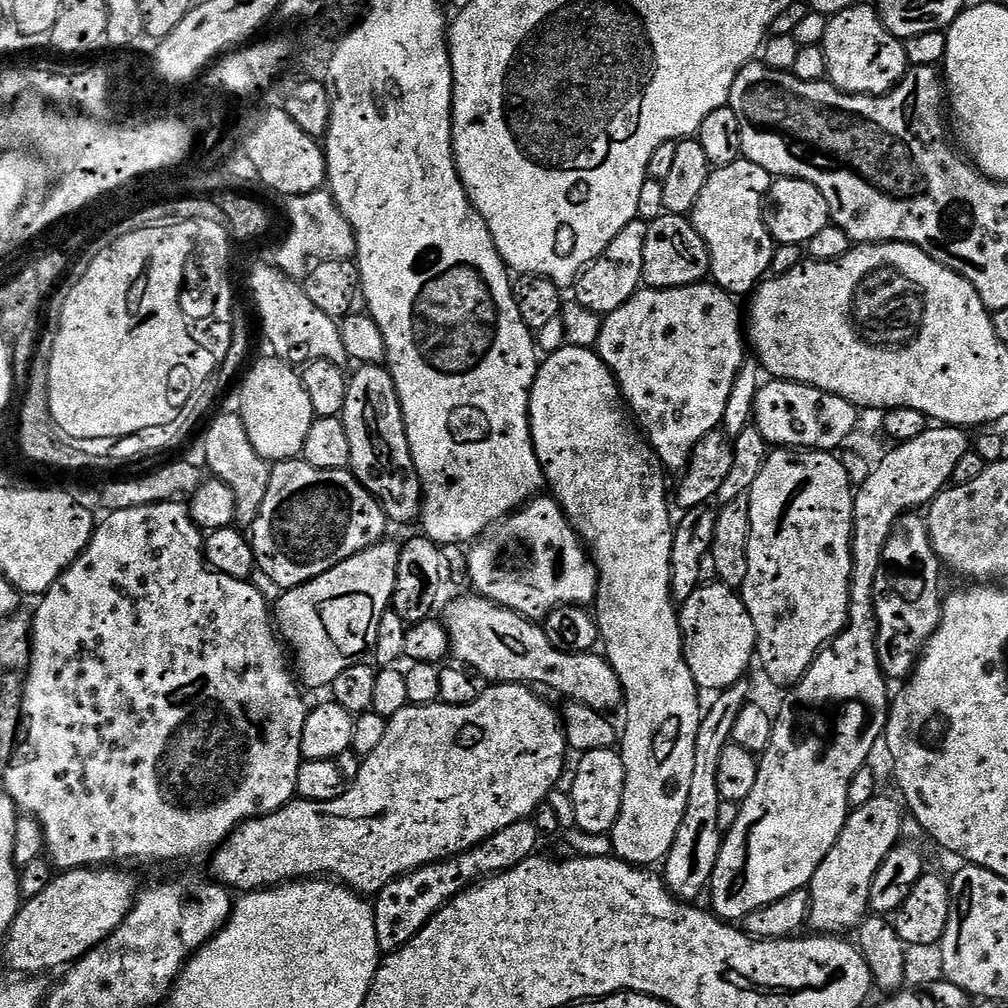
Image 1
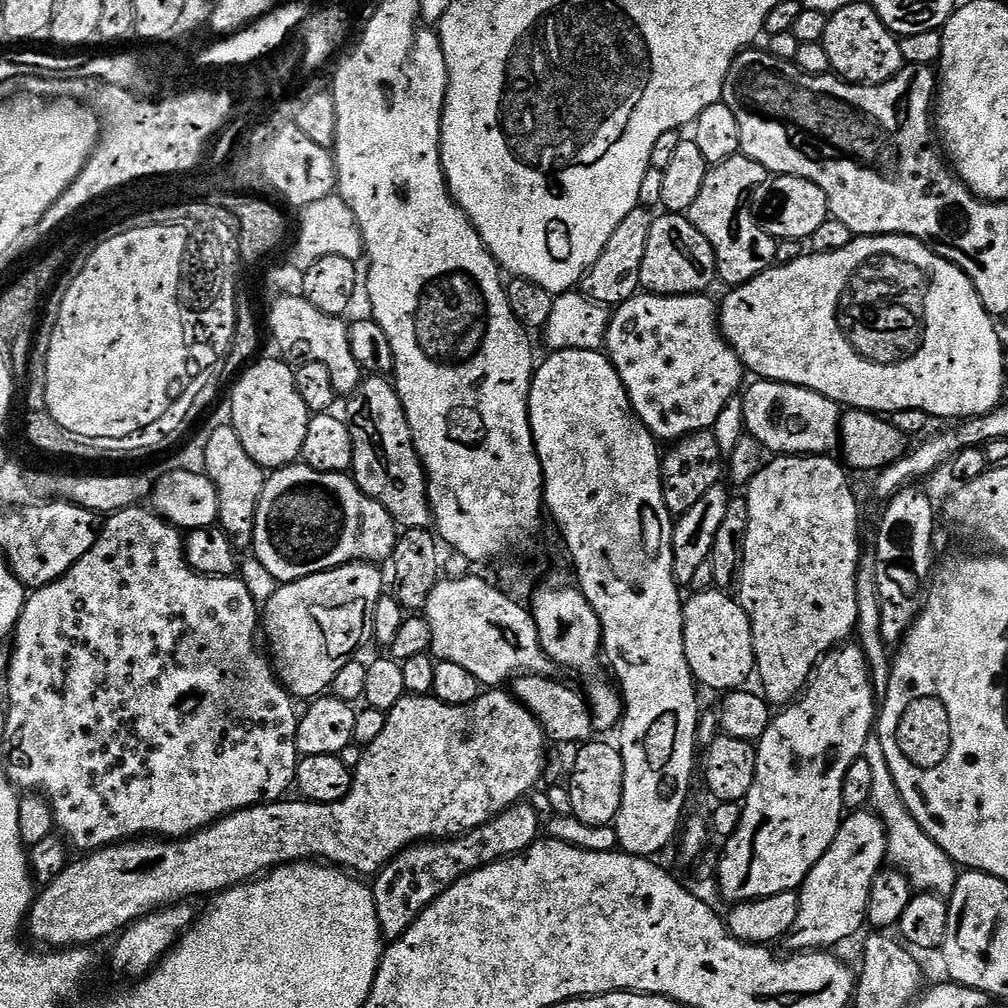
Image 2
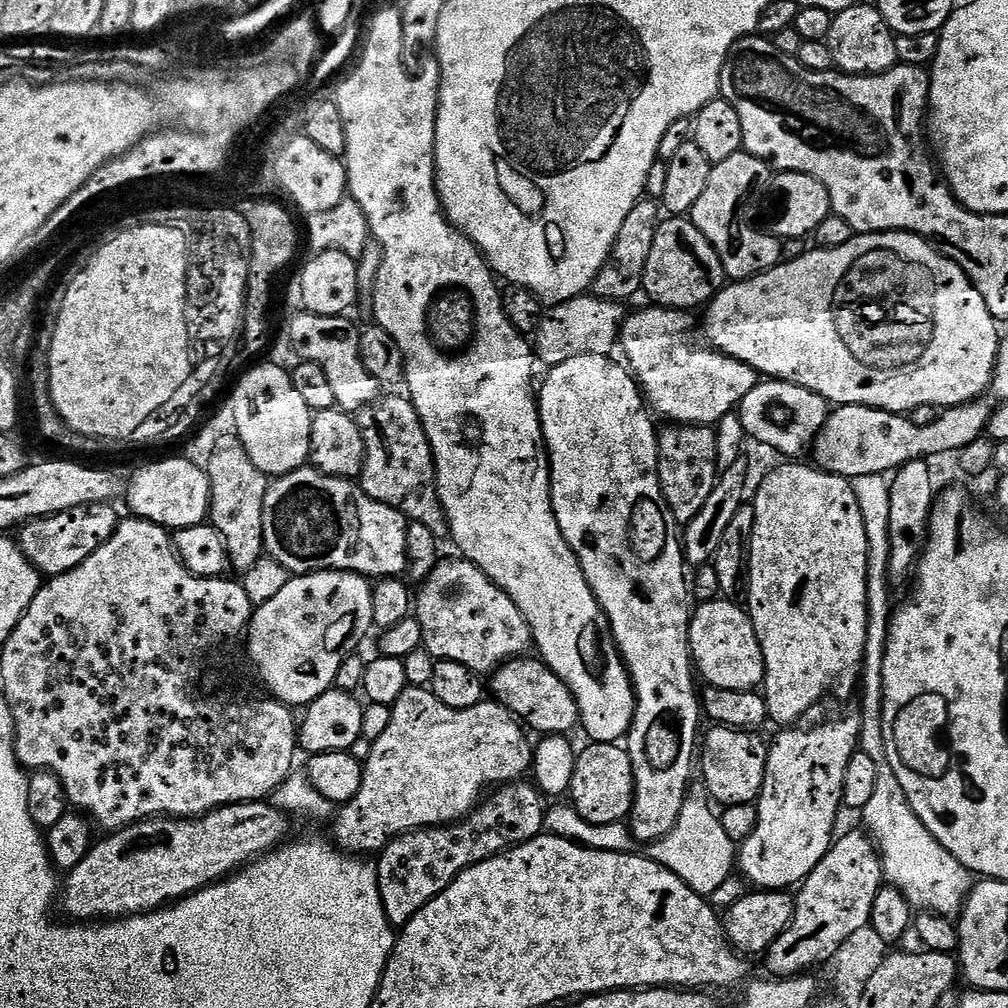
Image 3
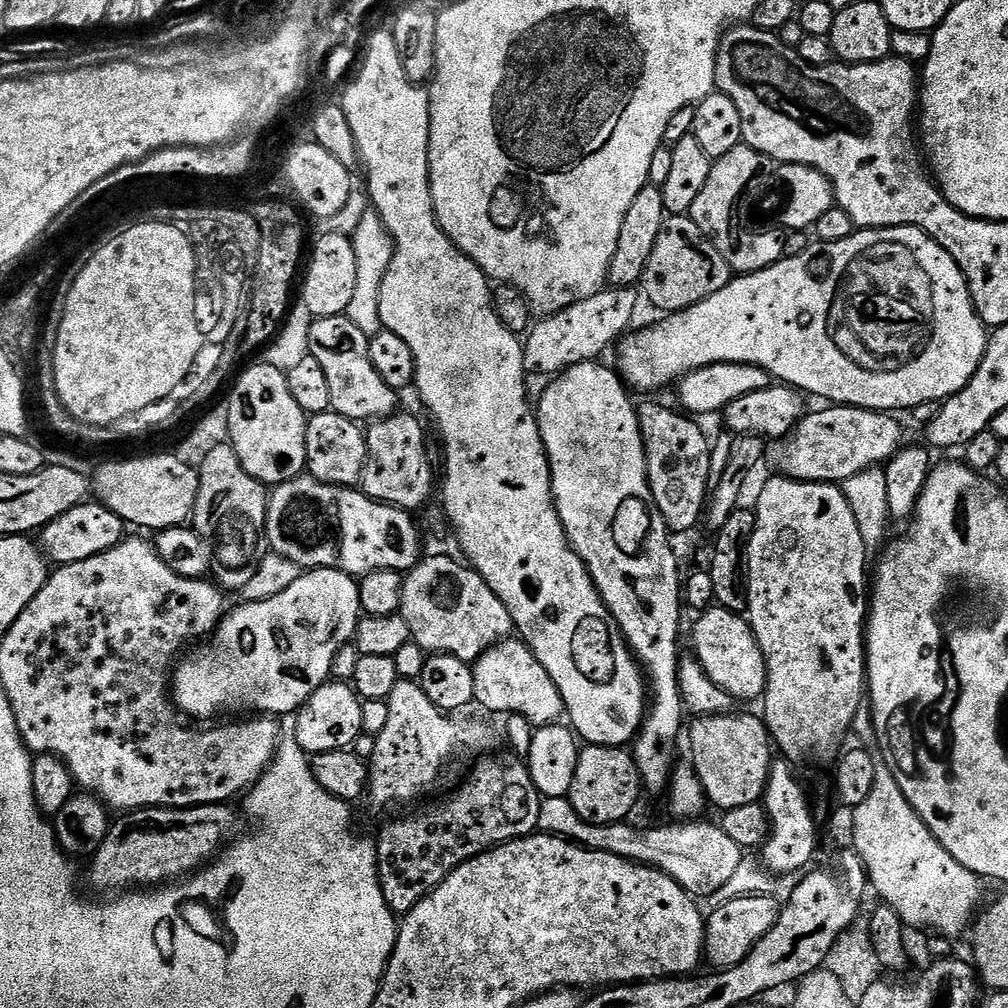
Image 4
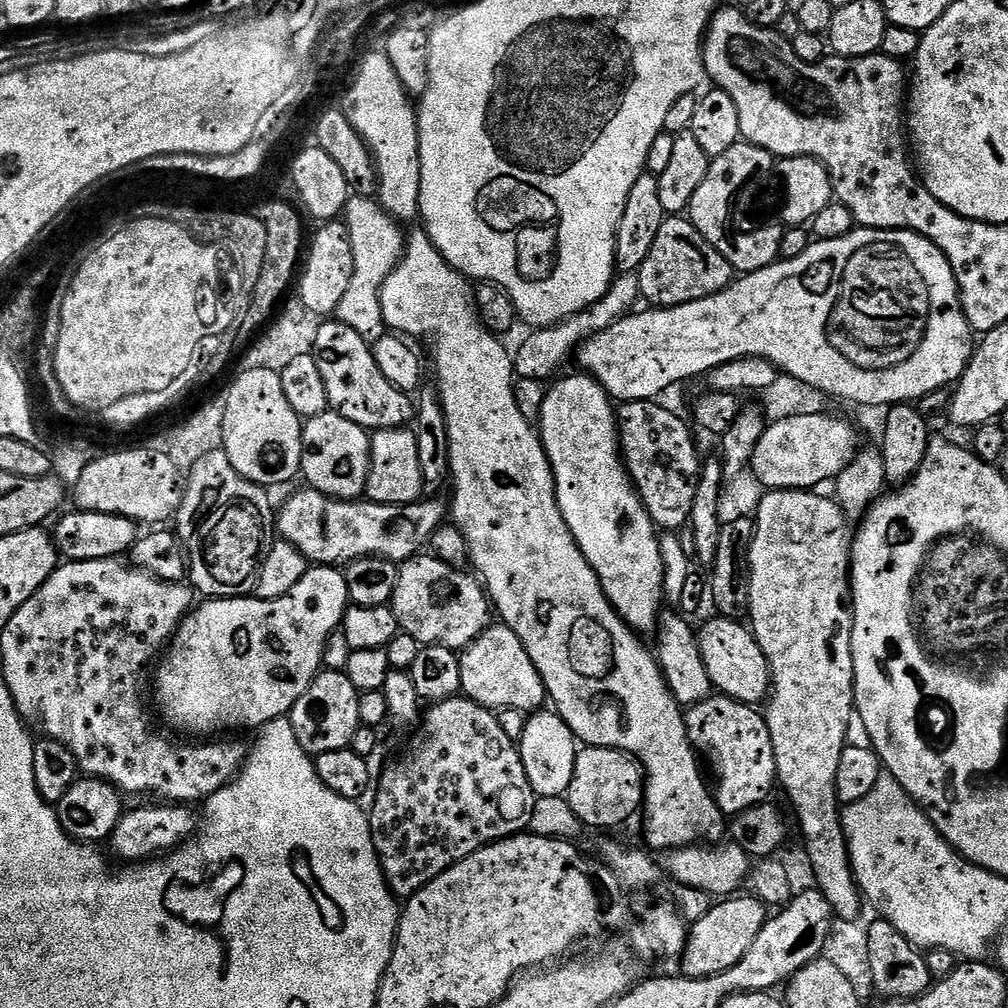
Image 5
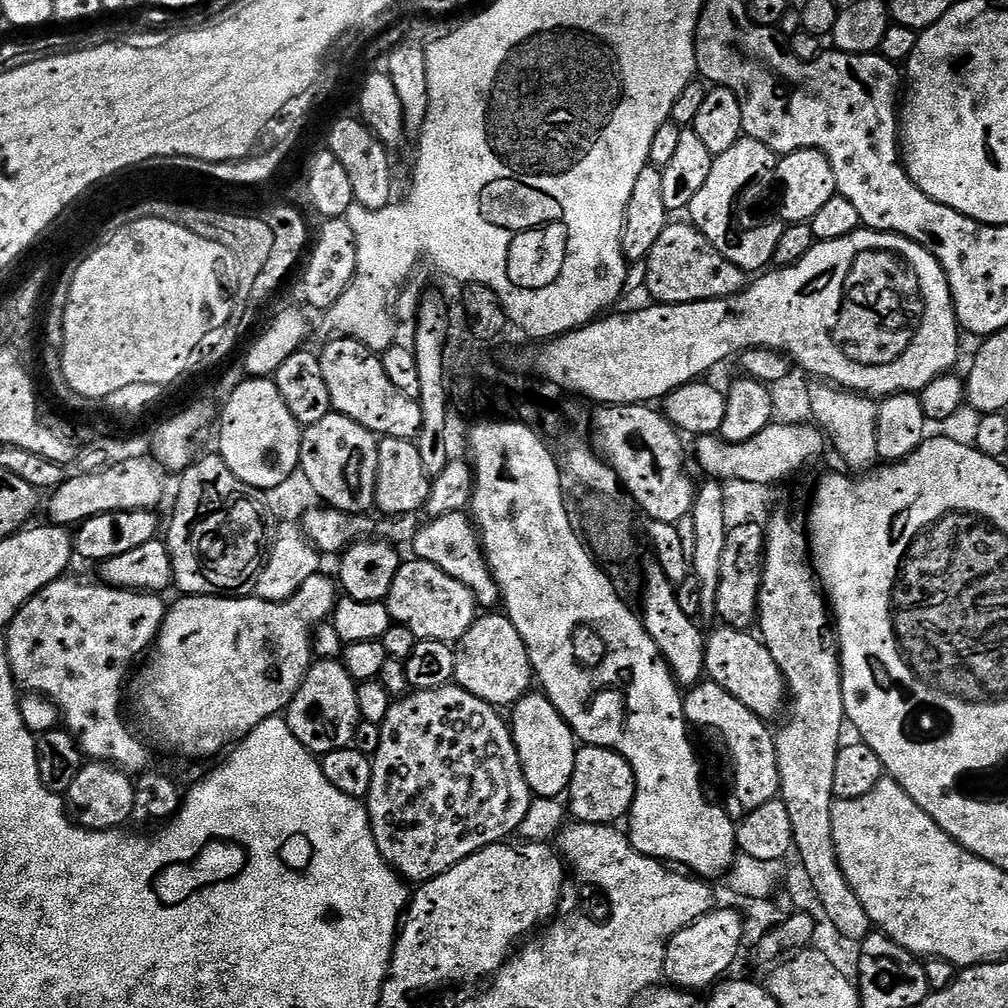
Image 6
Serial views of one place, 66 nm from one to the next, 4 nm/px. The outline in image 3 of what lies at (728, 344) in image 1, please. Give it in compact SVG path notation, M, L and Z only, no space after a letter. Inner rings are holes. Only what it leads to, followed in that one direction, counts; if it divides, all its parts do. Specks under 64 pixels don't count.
M648 306L652 308L644 308L641 312L636 312L627 317L623 323L623 328L620 330L619 347L624 347L623 359L626 361L627 367L630 369L633 376L636 377L636 383L640 386L640 391L651 411L657 417L665 416L668 422L676 426L715 426L720 423L720 419L729 415L733 410L739 409L742 398L746 398L746 394L750 394L750 390L754 390L754 386L758 382L758 374L750 366L746 366L742 362L738 362L734 358L724 356L721 352L716 351L711 346L703 346L692 344L692 324L688 321L689 313L679 308L662 308L659 306Z

